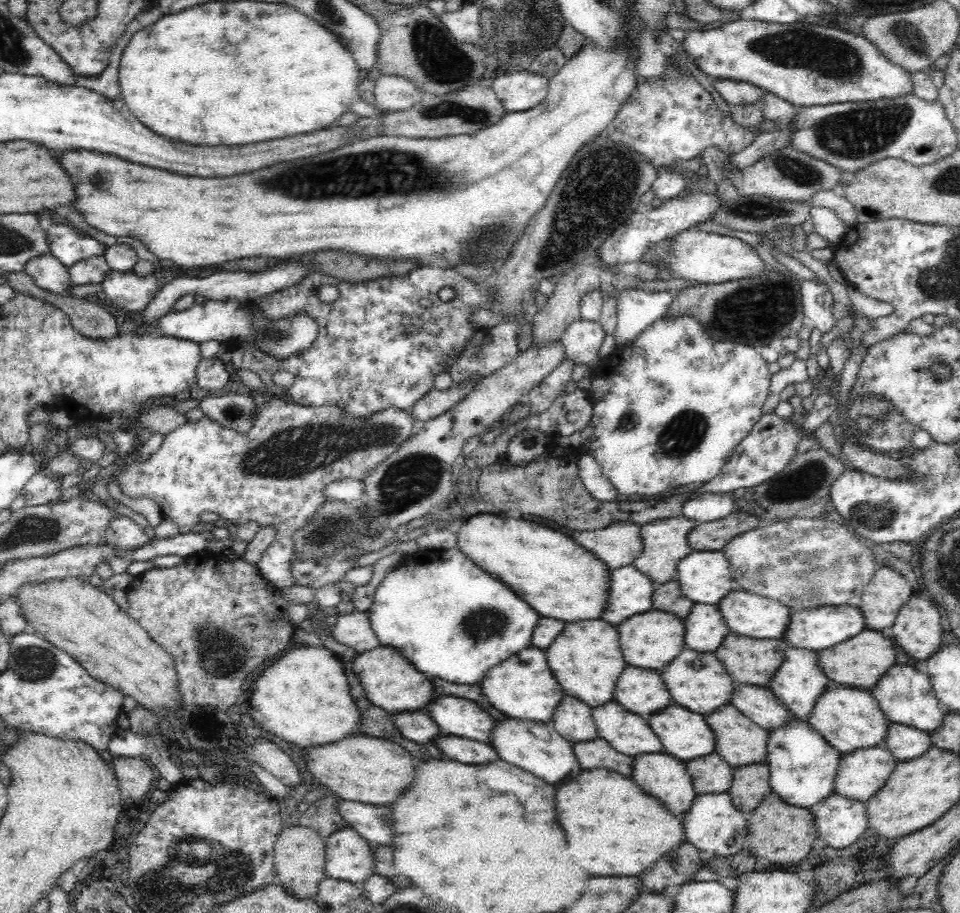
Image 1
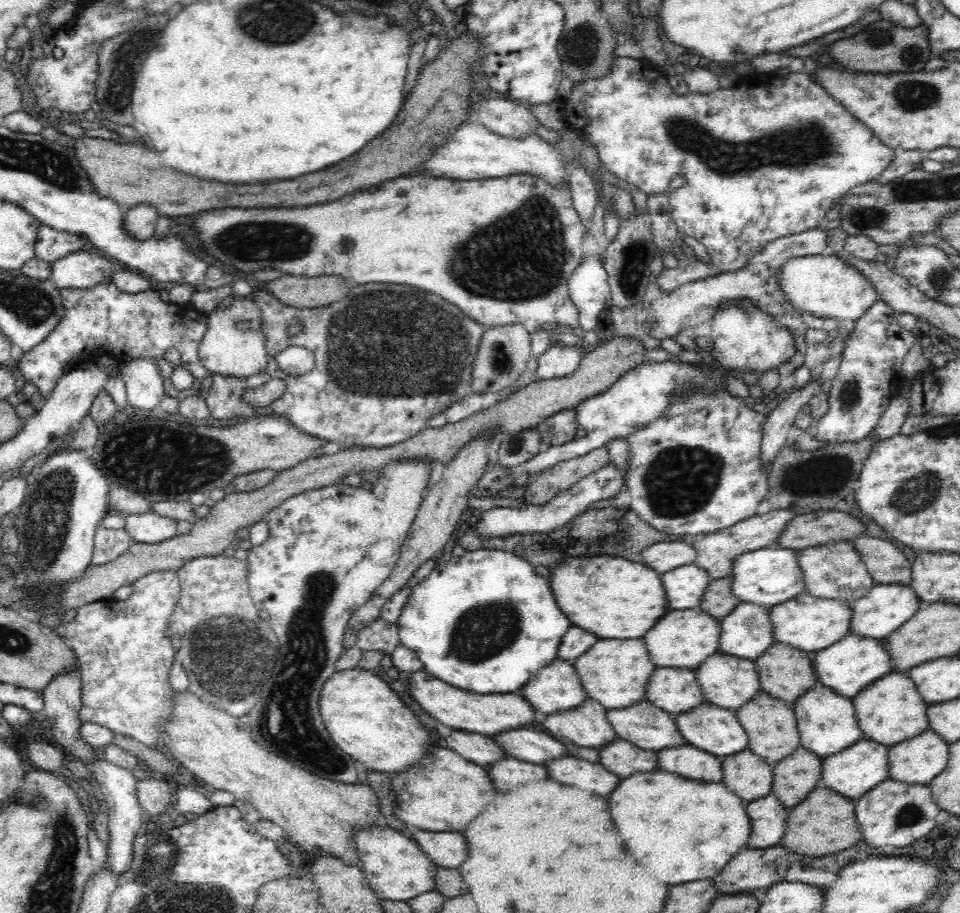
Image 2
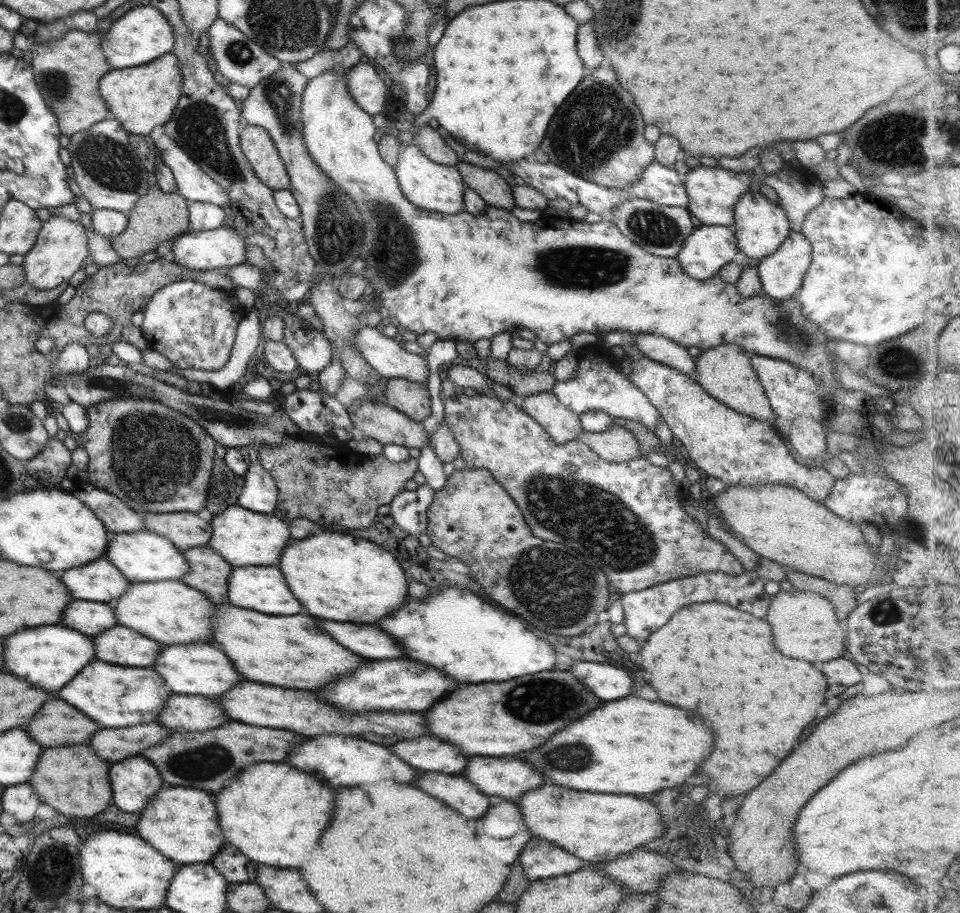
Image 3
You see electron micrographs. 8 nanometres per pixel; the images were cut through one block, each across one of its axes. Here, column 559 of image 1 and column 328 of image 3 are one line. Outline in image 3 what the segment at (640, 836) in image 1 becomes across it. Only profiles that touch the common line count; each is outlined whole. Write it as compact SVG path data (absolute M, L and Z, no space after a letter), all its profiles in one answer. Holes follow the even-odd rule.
M259 762L246 766L244 772L234 775L232 780L224 786L222 792L216 794L216 810L220 818L220 830L232 846L238 848L246 858L258 862L260 865L278 868L298 868L306 862L322 830L330 822L330 810L334 808L334 796L328 786L318 782L316 778L290 768L286 762Z

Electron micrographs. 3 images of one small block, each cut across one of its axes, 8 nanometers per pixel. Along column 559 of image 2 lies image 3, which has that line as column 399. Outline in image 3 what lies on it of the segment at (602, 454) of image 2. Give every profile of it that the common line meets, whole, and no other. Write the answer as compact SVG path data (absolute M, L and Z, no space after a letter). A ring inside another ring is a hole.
M304 437L288 438L282 445L260 446L258 450L262 466L274 478L280 492L278 504L272 513L274 517L286 523L296 518L306 518L319 523L320 526L338 524L348 529L370 528L378 516L378 507L390 504L393 498L406 489L406 481L412 479L419 465L416 458L410 457L404 462L390 462L380 454L374 460L366 460L366 468L364 466L348 468L337 455L333 458L332 452L335 451L333 447Z

